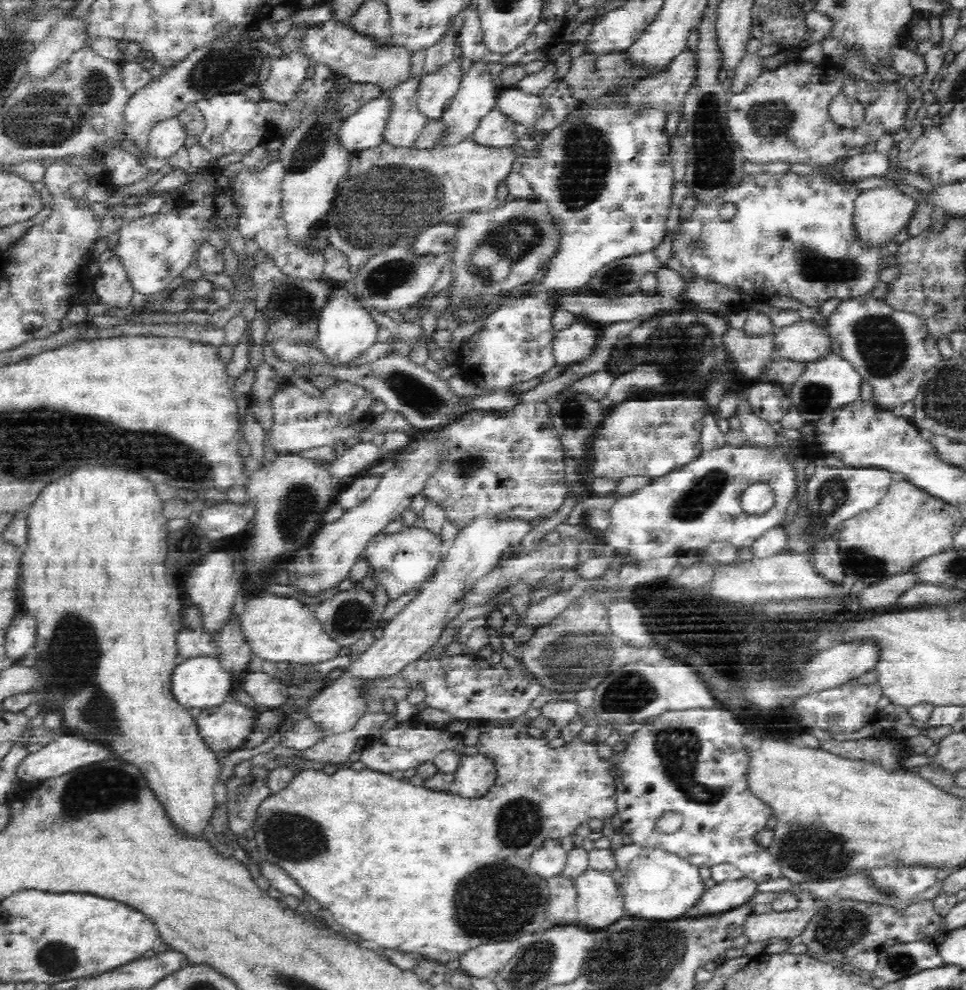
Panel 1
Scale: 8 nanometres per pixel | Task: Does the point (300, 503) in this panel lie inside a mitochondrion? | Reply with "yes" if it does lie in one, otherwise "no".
yes

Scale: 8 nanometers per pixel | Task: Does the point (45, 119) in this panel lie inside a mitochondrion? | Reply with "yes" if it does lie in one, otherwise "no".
yes

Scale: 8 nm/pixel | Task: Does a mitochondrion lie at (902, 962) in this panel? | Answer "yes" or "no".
yes

